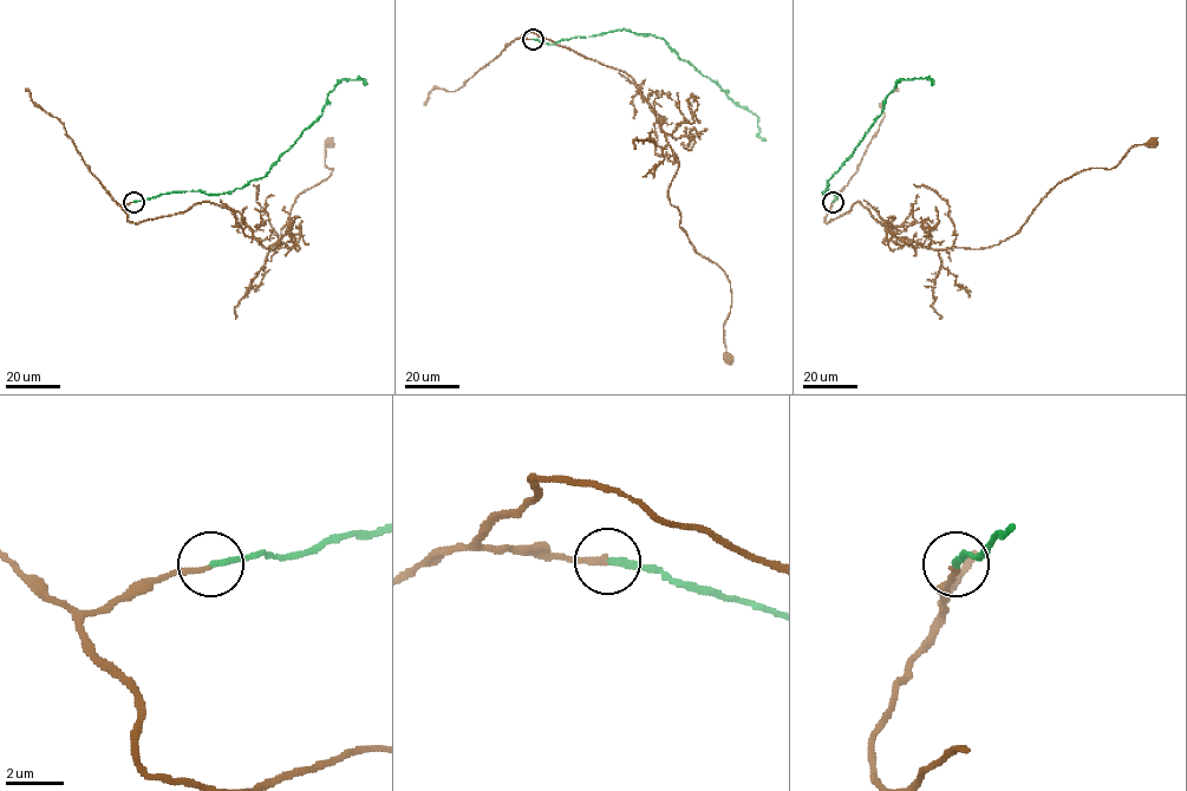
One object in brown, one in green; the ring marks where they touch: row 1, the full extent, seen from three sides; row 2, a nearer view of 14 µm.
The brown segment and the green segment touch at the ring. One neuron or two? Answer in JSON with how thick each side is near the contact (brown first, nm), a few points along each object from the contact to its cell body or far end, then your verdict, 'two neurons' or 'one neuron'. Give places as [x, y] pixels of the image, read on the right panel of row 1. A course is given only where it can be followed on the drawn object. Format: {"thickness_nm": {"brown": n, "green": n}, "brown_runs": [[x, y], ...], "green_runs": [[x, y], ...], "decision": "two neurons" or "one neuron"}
{"thickness_nm": {"brown": 170, "green": 200}, "brown_runs": [[833, 202], [826, 223], [859, 202], [897, 237], [979, 249], [1013, 235], [1057, 183], [1150, 142]], "green_runs": [[833, 202], [837, 197], [833, 194], [822, 193], [828, 181], [853, 152], [900, 79], [928, 79], [934, 84]], "decision": "one neuron"}

